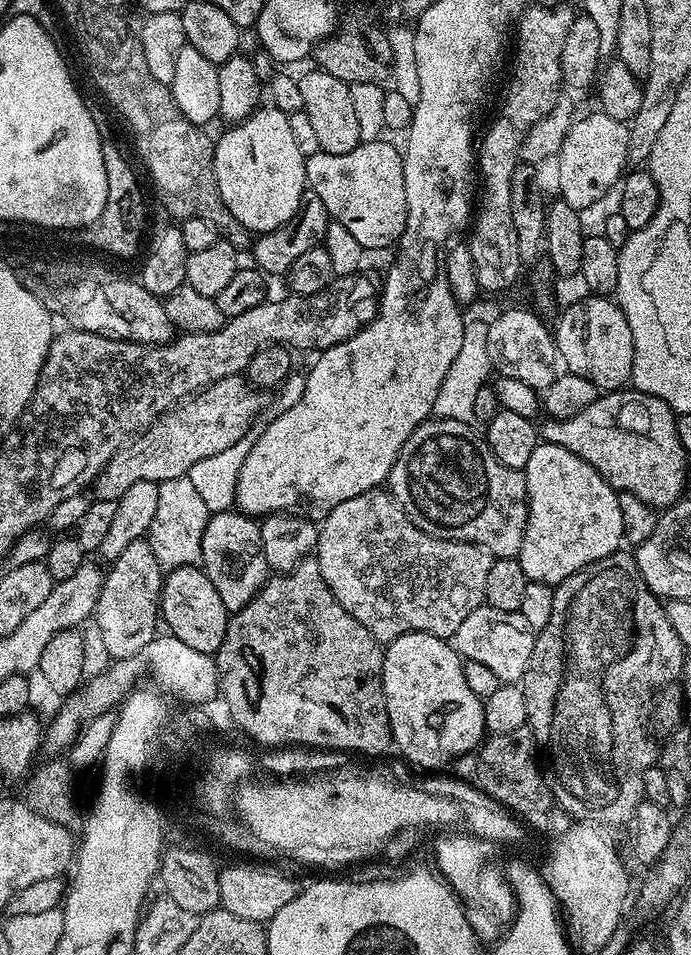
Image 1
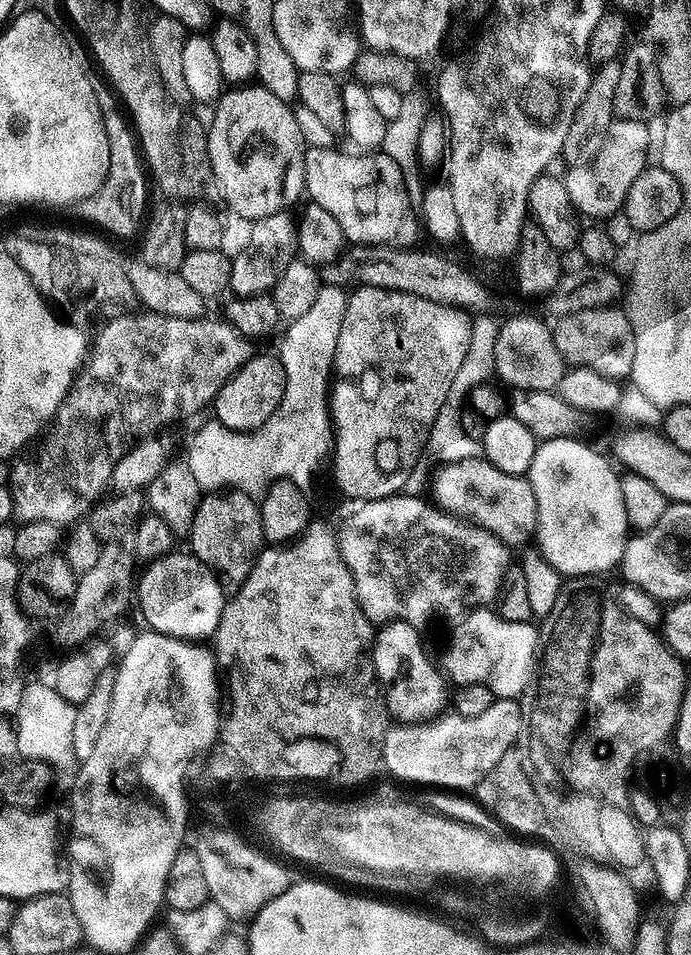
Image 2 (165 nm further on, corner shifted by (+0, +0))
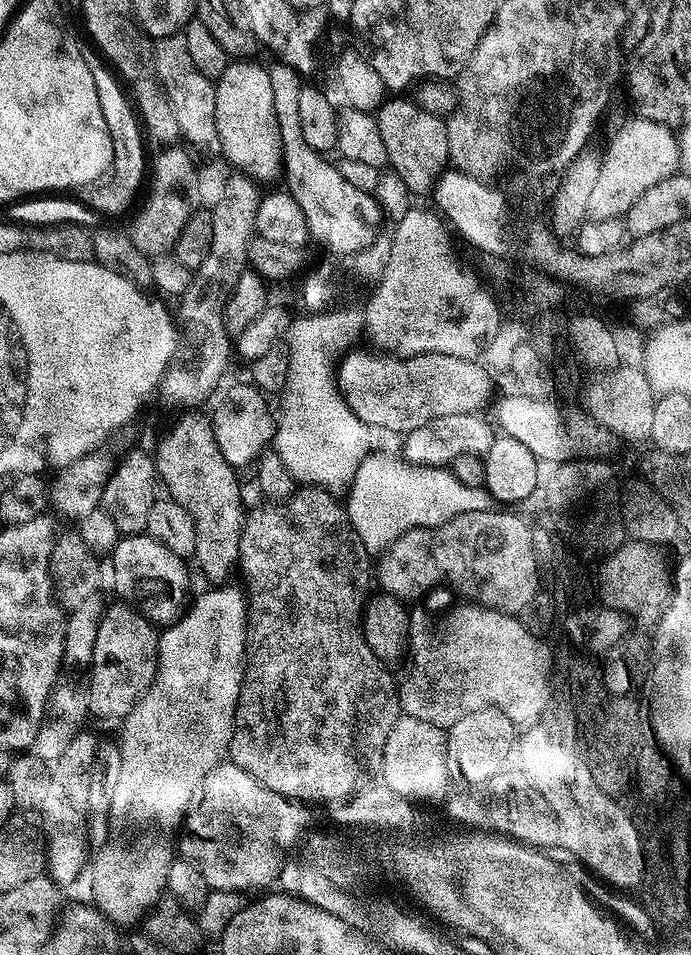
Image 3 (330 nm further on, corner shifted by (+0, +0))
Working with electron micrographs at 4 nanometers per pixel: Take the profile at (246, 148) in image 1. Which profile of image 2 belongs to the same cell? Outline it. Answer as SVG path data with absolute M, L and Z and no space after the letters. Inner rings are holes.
M249 82L243 86L232 86L221 95L214 105L216 113L212 116L212 125L207 125L208 153L210 166L214 166L216 183L220 185L220 196L228 203L232 212L237 212L247 222L255 222L270 214L291 209L291 204L299 205L305 195L304 153L306 145L298 130L296 113L289 101L278 98L258 82Z

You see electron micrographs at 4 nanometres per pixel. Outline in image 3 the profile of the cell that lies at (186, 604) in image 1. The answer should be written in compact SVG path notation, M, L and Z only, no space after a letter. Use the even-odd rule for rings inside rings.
M147 534L121 535L116 549L110 553L112 560L112 584L123 603L133 607L153 626L175 624L186 611L189 603L188 568L181 557L176 556L162 542Z

